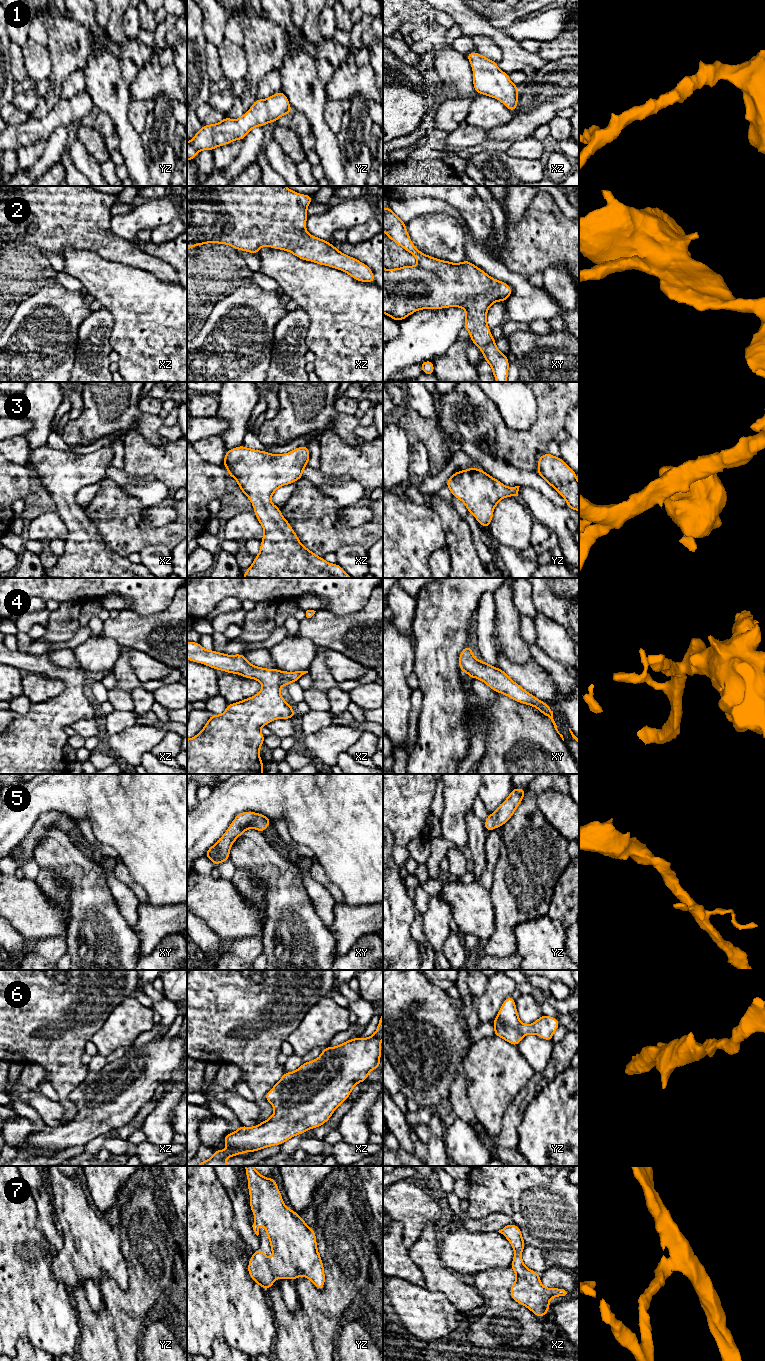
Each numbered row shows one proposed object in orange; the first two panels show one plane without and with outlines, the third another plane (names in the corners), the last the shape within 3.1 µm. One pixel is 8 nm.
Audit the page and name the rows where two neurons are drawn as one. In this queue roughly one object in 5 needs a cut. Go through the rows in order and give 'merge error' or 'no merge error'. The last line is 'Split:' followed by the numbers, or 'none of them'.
1: no merge error
2: no merge error
3: no merge error
4: no merge error
5: no merge error
6: no merge error
7: no merge error
Split: none of them

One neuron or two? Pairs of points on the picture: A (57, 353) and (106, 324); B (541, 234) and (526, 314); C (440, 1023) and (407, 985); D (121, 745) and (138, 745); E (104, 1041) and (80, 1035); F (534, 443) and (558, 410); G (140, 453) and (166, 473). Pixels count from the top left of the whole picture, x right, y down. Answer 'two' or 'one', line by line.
A: two
B: two
C: one
D: one
E: two
F: one
G: one

